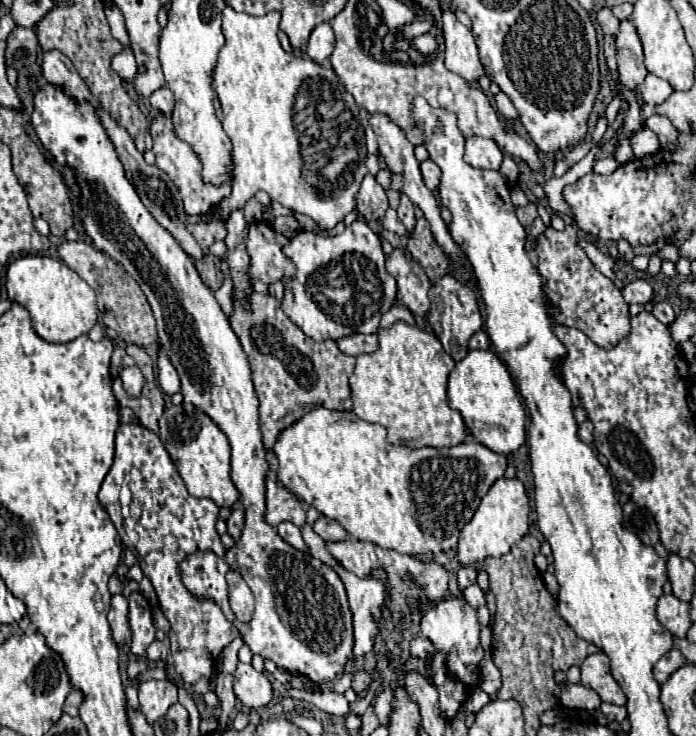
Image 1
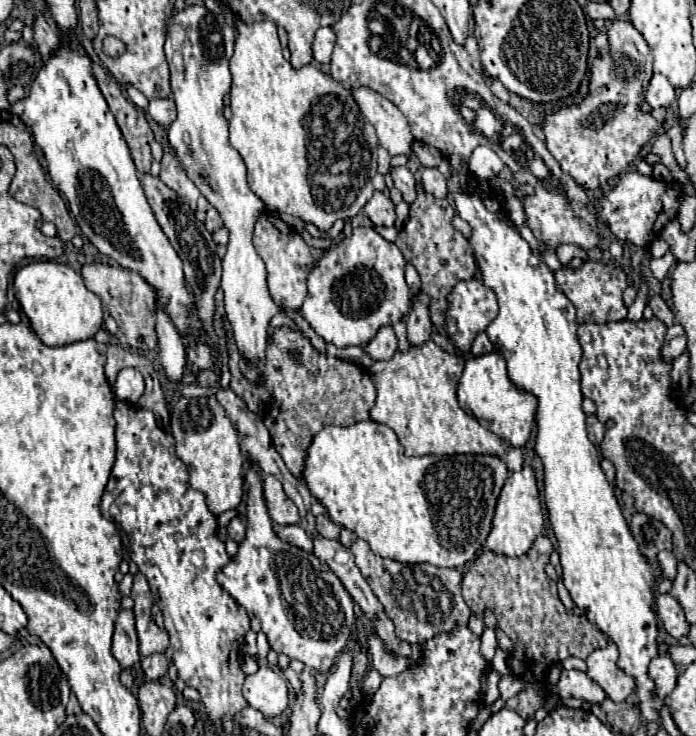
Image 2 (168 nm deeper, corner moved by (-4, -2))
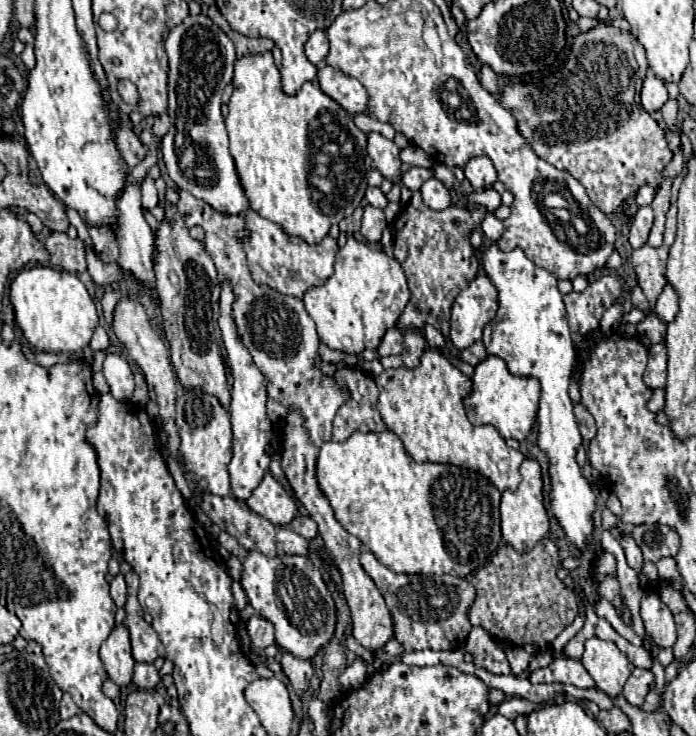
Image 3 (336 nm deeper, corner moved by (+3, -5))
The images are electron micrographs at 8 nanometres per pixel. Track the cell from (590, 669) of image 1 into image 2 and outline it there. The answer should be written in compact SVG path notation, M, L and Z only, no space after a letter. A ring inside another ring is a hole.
M608 641L606 647L594 649L590 653L590 657L586 659L586 663L588 663L586 673L590 675L590 679L594 679L606 691L606 695L614 703L622 703L632 695L636 683L634 683L634 677L626 675L616 665L616 659L618 659L618 649L614 647L612 641Z

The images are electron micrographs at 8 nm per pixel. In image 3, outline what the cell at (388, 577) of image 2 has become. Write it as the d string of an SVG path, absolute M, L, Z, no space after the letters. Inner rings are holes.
M361 548L359 554L363 570L371 576L375 586L385 598L385 604L393 618L395 638L403 644L405 652L415 650L457 650L463 648L471 624L467 620L467 606L475 598L475 588L459 576L427 576L427 586L409 574L397 574L375 560L375 556Z

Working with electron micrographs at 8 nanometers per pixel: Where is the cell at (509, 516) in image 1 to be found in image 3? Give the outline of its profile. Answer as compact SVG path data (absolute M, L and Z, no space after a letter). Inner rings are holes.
M523 460L521 468L521 484L517 490L505 490L501 494L501 536L505 544L513 546L517 552L527 552L535 542L539 542L549 530L549 516L543 506L543 482L541 482L541 468L535 460Z

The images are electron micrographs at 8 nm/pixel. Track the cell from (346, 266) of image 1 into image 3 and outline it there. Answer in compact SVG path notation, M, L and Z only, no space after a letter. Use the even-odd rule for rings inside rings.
M353 236L347 238L345 246L339 250L335 260L335 274L321 286L313 286L303 294L303 304L307 314L313 318L317 326L319 340L325 342L331 350L341 350L347 354L359 354L363 350L375 350L379 346L379 340L383 338L387 328L393 328L403 314L405 304L409 302L409 288L405 280L405 272L401 264L387 256L383 250L371 248L367 242L355 240Z

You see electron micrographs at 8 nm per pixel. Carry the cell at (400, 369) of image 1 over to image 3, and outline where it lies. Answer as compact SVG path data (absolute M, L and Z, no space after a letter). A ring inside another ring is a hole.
M425 350L417 368L401 366L397 370L383 370L375 378L375 384L379 388L377 410L385 426L401 438L405 452L415 462L467 466L487 476L501 492L519 486L519 466L525 456L509 448L493 426L473 426L467 420L463 396L471 390L471 378L459 372L441 352Z

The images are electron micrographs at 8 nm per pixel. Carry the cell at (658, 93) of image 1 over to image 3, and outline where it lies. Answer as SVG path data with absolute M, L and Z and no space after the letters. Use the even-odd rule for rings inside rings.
M651 70L647 72L647 78L643 80L643 90L641 90L641 104L643 108L653 114L667 102L667 88L665 82L659 80Z

